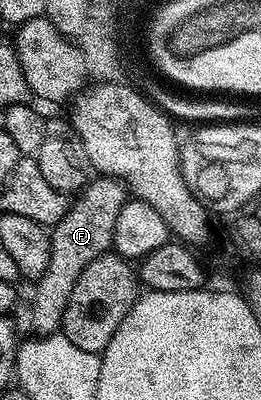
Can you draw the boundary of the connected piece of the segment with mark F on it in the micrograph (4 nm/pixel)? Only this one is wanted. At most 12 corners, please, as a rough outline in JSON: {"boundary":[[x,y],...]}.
{"boundary":[[94,176],[52,226],[33,325],[60,330],[79,275],[113,249],[127,186]]}

